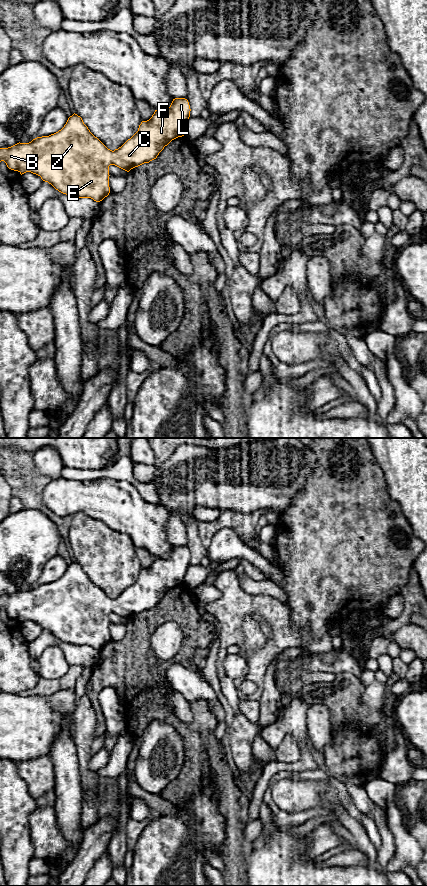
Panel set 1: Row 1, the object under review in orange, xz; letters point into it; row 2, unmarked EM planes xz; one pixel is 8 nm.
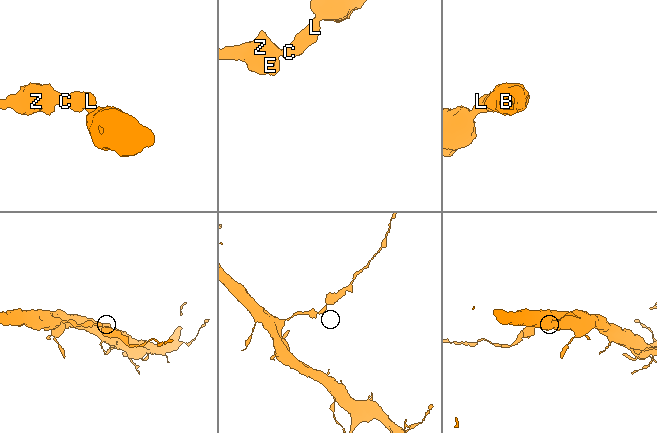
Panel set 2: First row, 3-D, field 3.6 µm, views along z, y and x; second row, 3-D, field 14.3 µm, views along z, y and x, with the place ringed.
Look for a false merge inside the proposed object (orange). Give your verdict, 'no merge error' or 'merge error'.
no merge error

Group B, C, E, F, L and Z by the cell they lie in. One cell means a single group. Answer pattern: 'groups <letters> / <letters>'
groups B C E F L Z

